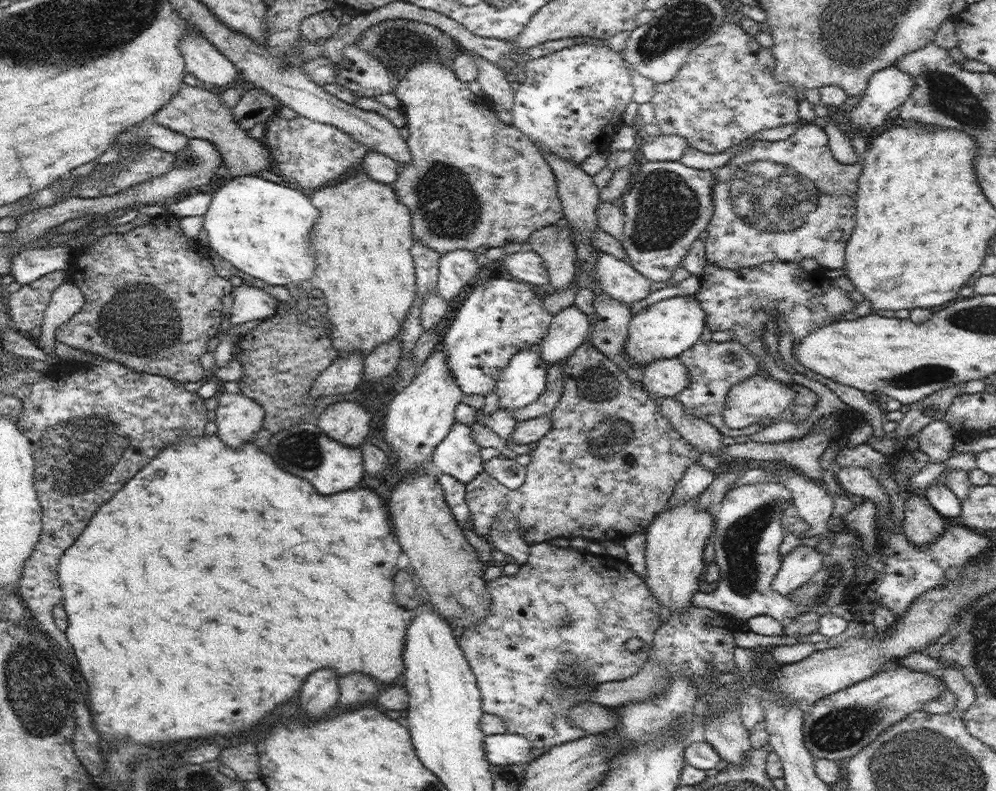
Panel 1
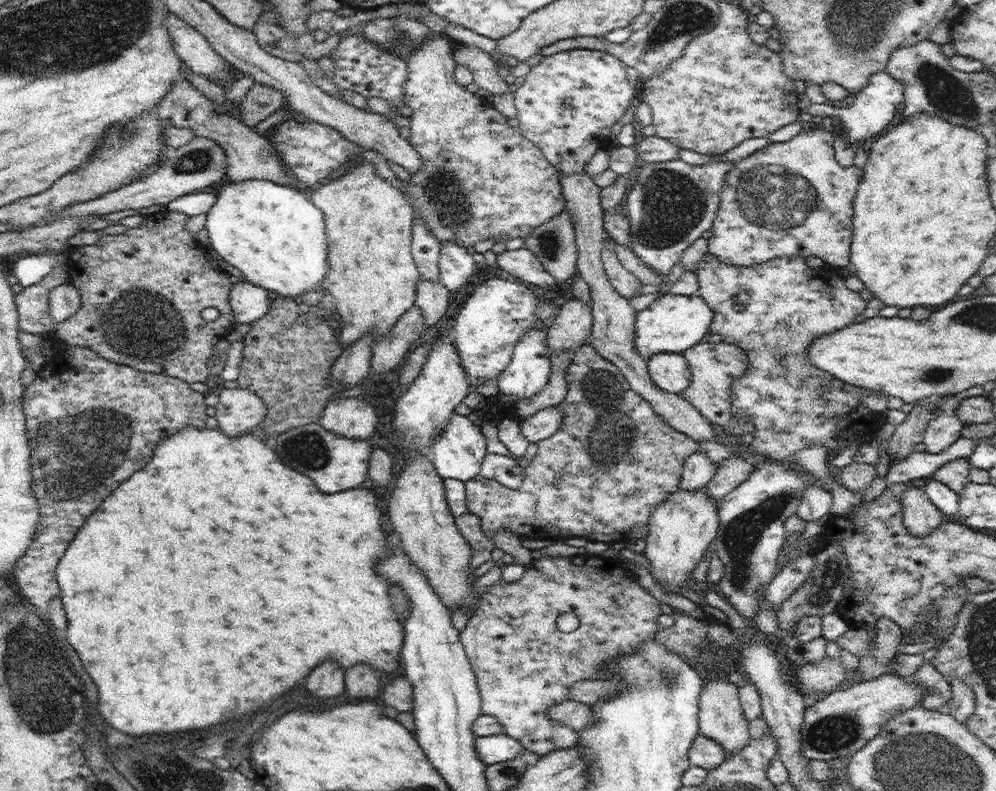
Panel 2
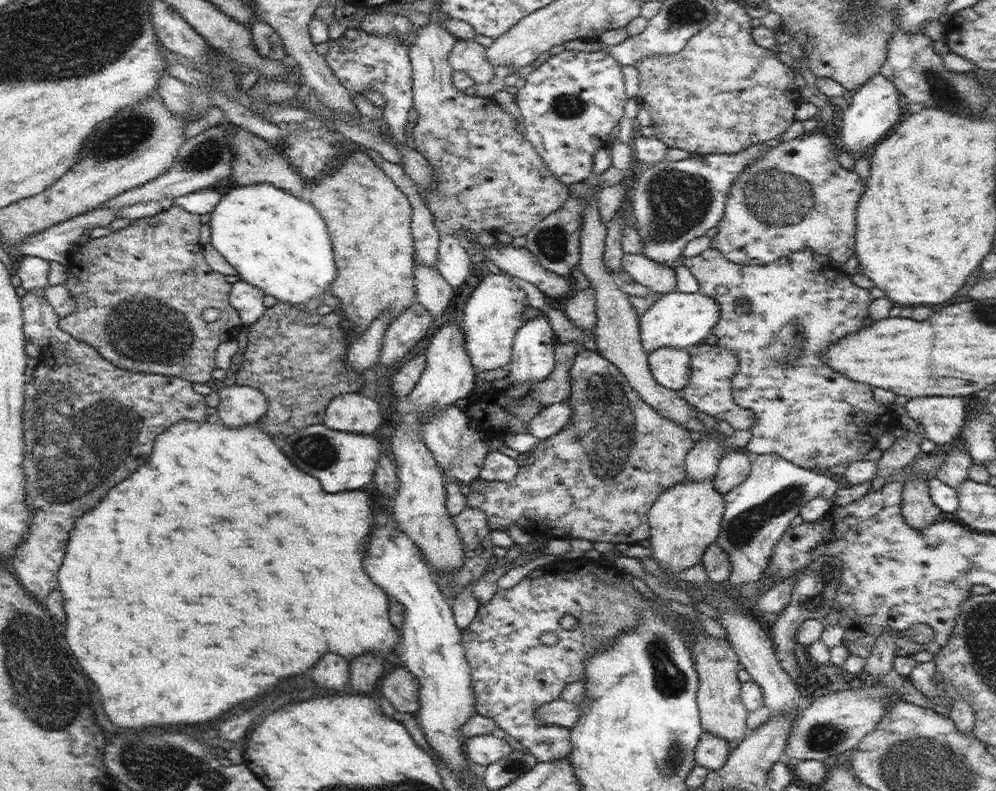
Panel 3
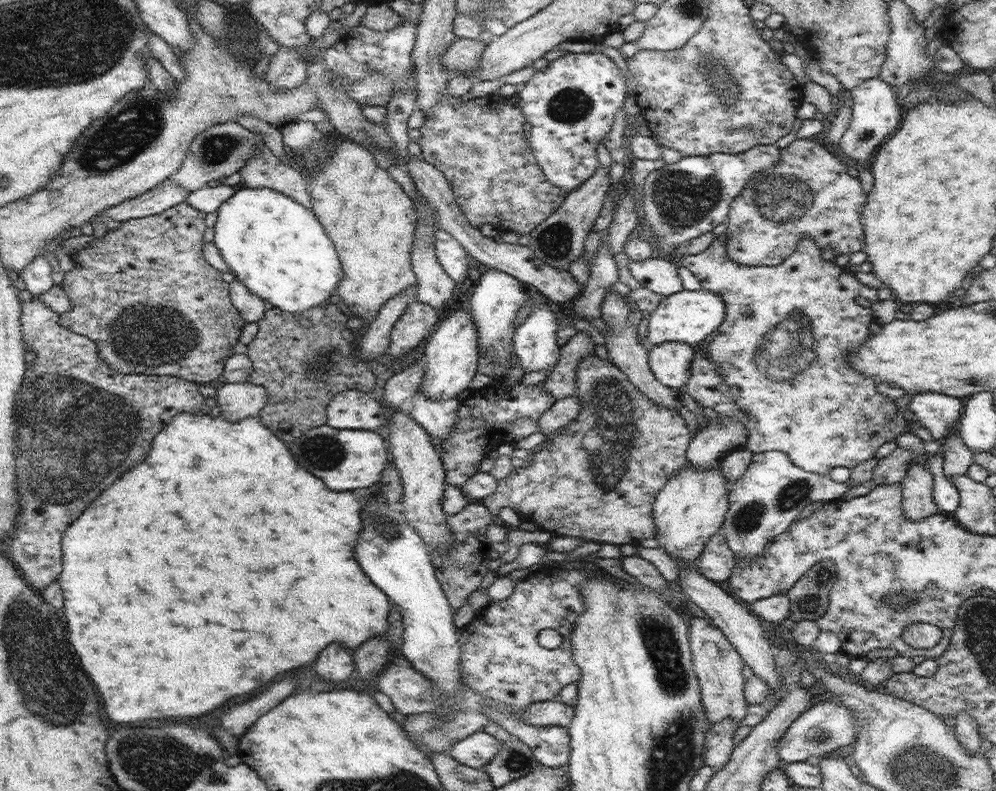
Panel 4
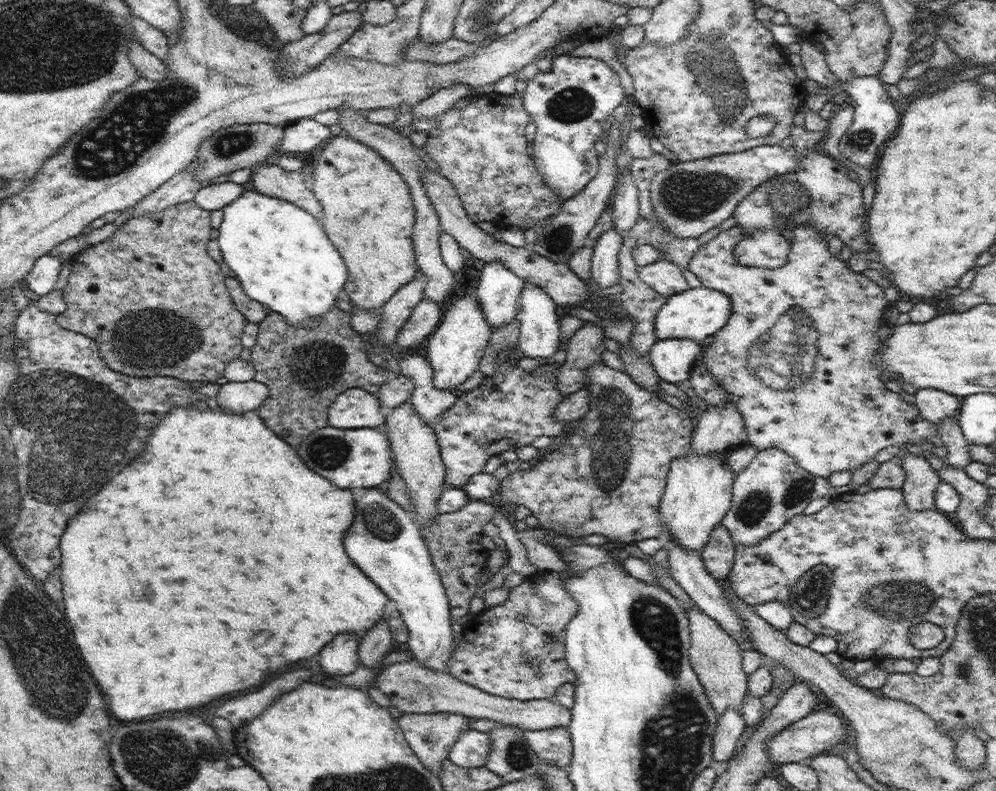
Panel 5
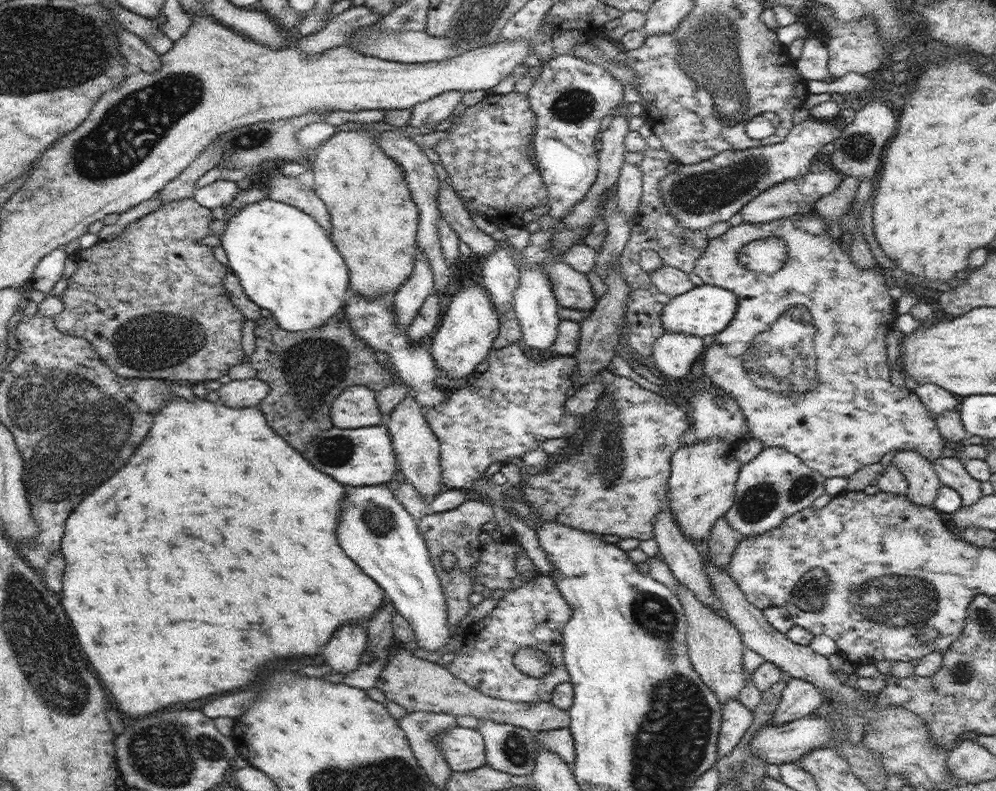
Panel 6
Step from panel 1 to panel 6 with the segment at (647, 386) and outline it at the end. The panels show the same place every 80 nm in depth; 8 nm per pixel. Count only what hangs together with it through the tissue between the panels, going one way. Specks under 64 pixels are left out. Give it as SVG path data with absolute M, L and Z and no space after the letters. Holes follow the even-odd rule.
M666 331L653 344L652 358L662 375L682 379L690 374L696 359L705 352L701 336Z

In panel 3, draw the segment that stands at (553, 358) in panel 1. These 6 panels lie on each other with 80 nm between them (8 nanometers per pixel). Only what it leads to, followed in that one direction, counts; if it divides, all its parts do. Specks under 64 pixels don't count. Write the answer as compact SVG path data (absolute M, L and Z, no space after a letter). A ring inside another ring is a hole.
M594 286L578 291L564 300L564 315L576 326L584 329L594 329L597 323L596 289Z

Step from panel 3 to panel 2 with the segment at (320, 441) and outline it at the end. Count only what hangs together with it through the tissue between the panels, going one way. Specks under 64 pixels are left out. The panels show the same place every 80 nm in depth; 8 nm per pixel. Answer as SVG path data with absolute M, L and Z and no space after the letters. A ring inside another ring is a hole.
M308 423L288 430L275 438L274 450L294 470L310 476L322 492L340 492L363 486L369 479L370 457L373 451L367 439L354 440L326 430L320 423Z

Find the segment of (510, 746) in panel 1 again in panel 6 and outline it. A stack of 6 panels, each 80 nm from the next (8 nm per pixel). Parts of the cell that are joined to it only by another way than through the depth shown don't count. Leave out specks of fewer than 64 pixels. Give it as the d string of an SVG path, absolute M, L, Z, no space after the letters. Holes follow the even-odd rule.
M450 728L438 738L444 759L454 772L466 772L486 765L485 743L478 730Z

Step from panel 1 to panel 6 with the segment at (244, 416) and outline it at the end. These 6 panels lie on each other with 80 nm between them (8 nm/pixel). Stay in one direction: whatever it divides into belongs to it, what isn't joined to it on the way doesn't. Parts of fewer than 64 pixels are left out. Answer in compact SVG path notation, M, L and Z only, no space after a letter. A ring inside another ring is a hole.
M256 377L248 380L232 380L217 390L220 396L219 401L232 408L258 406L268 391L268 383Z

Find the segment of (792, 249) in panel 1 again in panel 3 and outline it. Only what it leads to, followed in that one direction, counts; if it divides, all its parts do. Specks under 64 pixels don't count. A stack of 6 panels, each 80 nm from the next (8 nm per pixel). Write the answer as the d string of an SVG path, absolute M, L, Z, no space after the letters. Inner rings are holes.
M814 130L782 141L780 145L771 148L768 154L759 156L730 187L724 216L717 224L720 230L711 239L711 247L722 252L722 256L733 264L740 265L768 265L802 250L846 263L855 255L856 211L866 181L856 171L848 170L838 162L838 147L836 139Z

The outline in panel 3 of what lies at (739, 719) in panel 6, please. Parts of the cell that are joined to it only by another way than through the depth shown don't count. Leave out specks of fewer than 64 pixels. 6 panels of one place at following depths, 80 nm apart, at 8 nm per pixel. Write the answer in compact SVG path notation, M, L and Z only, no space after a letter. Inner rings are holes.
M703 732L700 736L694 760L698 766L704 766L709 771L718 771L724 767L733 746L726 744L720 736L714 736L712 732Z

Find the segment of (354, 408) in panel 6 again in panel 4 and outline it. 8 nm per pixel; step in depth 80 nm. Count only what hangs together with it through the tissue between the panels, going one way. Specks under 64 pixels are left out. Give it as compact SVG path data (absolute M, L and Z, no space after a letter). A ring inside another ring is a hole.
M358 389L338 393L329 402L327 408L327 419L329 420L327 424L337 429L374 431L387 424L387 417L382 400L375 399L371 393Z

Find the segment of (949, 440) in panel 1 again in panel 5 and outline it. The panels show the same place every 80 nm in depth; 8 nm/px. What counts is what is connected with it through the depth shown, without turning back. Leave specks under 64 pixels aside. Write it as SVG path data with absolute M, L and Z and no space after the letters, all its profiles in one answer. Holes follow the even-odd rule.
M922 388L915 394L914 405L924 417L924 420L939 424L949 416L958 414L961 398L936 388Z

